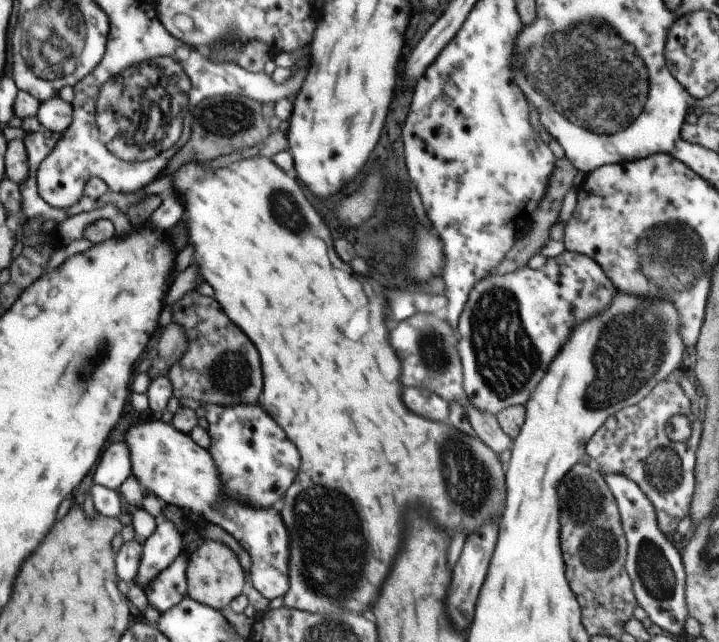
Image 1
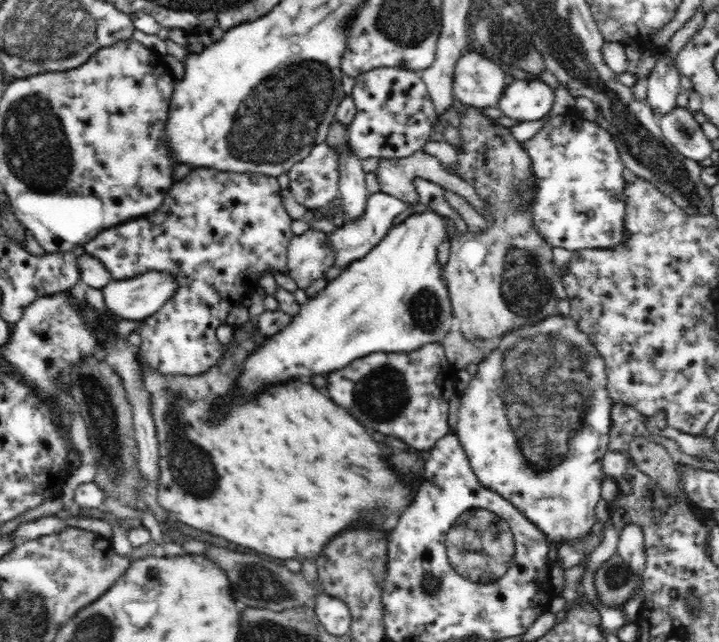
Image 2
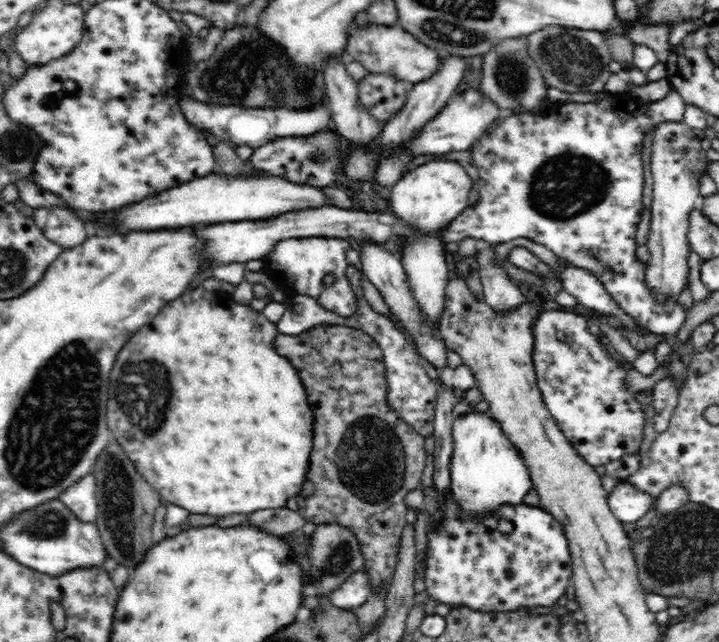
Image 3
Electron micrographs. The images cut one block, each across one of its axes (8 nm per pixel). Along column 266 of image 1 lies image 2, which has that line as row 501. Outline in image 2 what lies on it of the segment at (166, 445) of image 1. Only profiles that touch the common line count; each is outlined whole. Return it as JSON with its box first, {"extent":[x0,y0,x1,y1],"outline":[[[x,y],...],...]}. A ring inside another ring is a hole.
{"extent":[457,312,615,544],"outline":[[[557,312],[541,321],[535,316],[535,323],[522,325],[517,329],[505,332],[498,340],[497,350],[488,354],[481,363],[473,379],[467,384],[465,392],[460,396],[460,410],[458,413],[457,435],[470,466],[480,484],[484,488],[497,492],[508,502],[511,502],[520,513],[532,521],[544,534],[549,543],[566,544],[570,540],[582,540],[592,532],[596,522],[596,504],[600,500],[600,486],[602,486],[602,463],[606,451],[609,450],[611,431],[611,411],[615,403],[607,389],[607,374],[602,355],[594,347],[592,341],[586,337],[578,323],[569,315],[562,316]]]}

